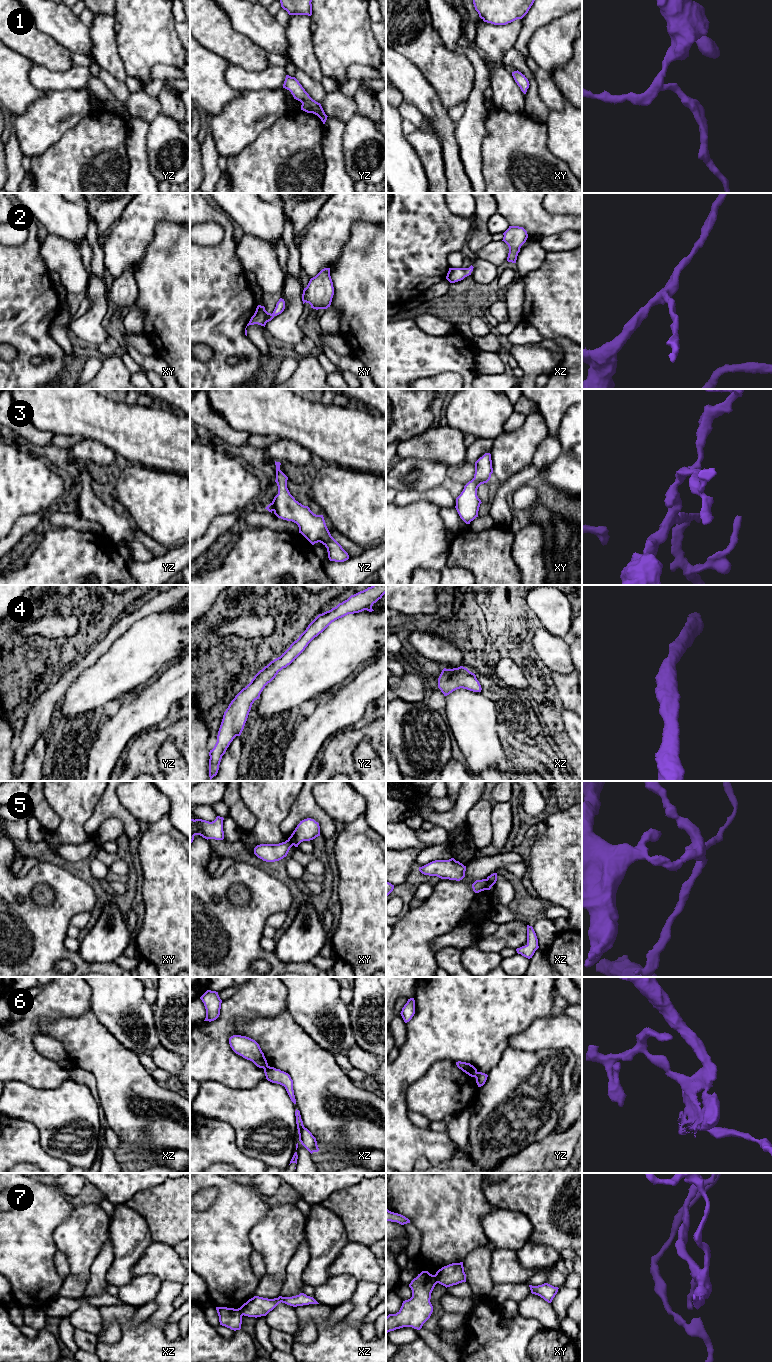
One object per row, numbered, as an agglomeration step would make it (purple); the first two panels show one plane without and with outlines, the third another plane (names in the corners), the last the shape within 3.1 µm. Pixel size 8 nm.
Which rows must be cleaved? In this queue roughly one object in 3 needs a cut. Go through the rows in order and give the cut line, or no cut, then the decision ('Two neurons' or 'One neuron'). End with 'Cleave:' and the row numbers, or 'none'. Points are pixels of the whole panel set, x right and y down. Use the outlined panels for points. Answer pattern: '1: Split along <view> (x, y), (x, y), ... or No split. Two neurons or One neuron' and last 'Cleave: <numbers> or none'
1: No split. One neuron
2: No split. One neuron
3: No split. One neuron
4: No split. One neuron
5: Split along xz (486, 879), (492, 885). Two neurons
6: Split along yz (478, 1072), (475, 1077). Two neurons
7: Split along xy (434, 1275), (437, 1282). Two neurons
Cleave: 5, 6, 7

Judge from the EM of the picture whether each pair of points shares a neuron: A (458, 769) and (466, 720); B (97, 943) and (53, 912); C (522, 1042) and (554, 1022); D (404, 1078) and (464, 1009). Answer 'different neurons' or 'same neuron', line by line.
A: different neurons
B: different neurons
C: same neuron
D: same neuron

